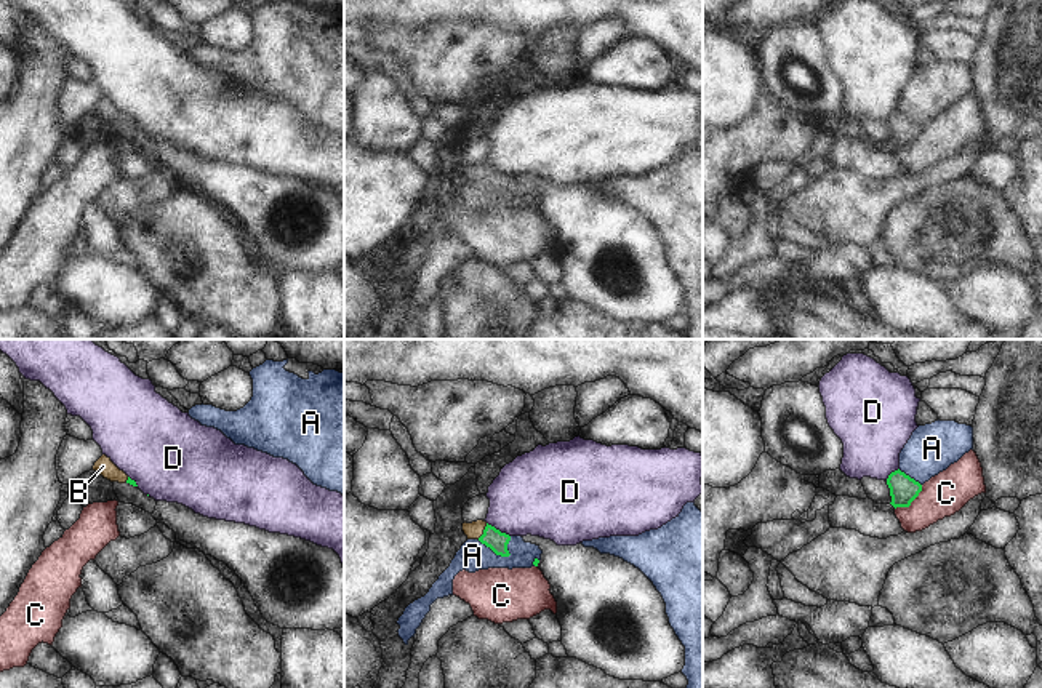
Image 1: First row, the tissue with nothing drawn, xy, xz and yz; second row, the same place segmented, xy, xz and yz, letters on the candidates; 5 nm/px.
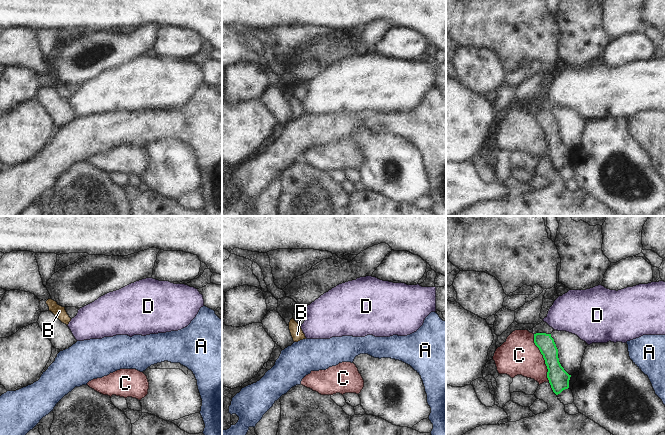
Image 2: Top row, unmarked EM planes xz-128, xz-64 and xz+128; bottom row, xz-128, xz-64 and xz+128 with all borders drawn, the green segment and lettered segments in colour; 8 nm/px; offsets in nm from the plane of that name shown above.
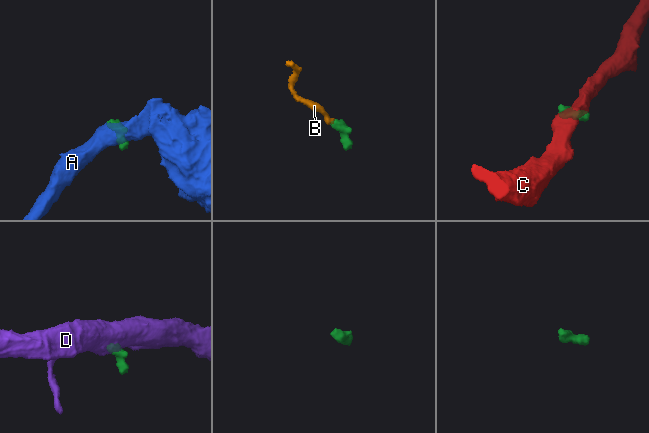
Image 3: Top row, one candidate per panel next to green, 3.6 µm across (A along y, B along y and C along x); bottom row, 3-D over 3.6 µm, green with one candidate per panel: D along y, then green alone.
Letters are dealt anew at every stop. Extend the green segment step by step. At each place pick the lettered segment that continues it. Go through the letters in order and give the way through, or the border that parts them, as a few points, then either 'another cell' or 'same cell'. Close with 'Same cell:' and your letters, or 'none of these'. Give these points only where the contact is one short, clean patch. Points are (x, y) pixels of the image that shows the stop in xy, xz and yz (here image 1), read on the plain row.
A: border along xz (477, 181), (496, 196), (511, 196); another cell
B: runs through xz (495, 181), (484, 173), (474, 172); same cell
C: another cell
D: border along xz (487, 164), (509, 178); another cell
Same cell: B

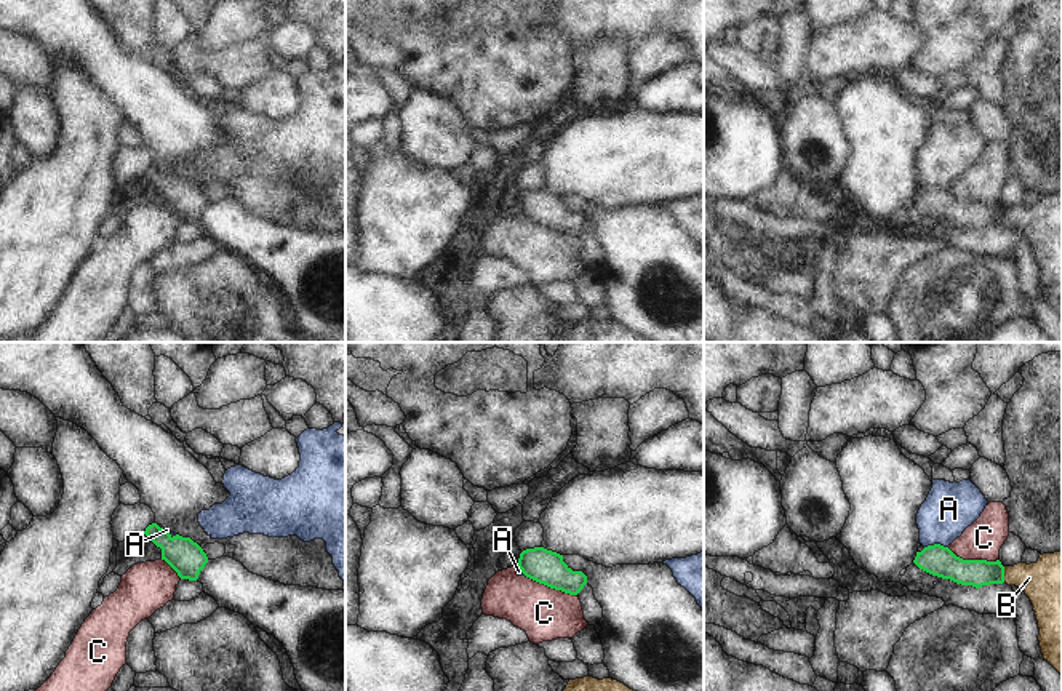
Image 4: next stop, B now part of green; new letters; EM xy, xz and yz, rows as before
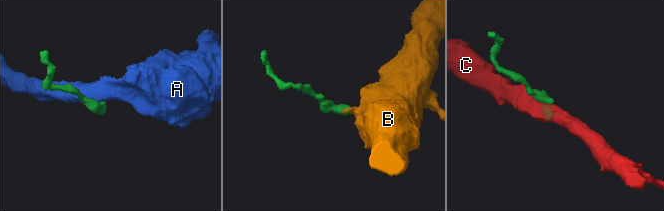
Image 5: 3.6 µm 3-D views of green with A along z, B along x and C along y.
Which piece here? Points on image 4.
A: border along yz (947, 187), (928, 186), (925, 189); another cell
B: border along yz (1003, 208), (1005, 223); another cell
C: another cell
Same cell: none of these

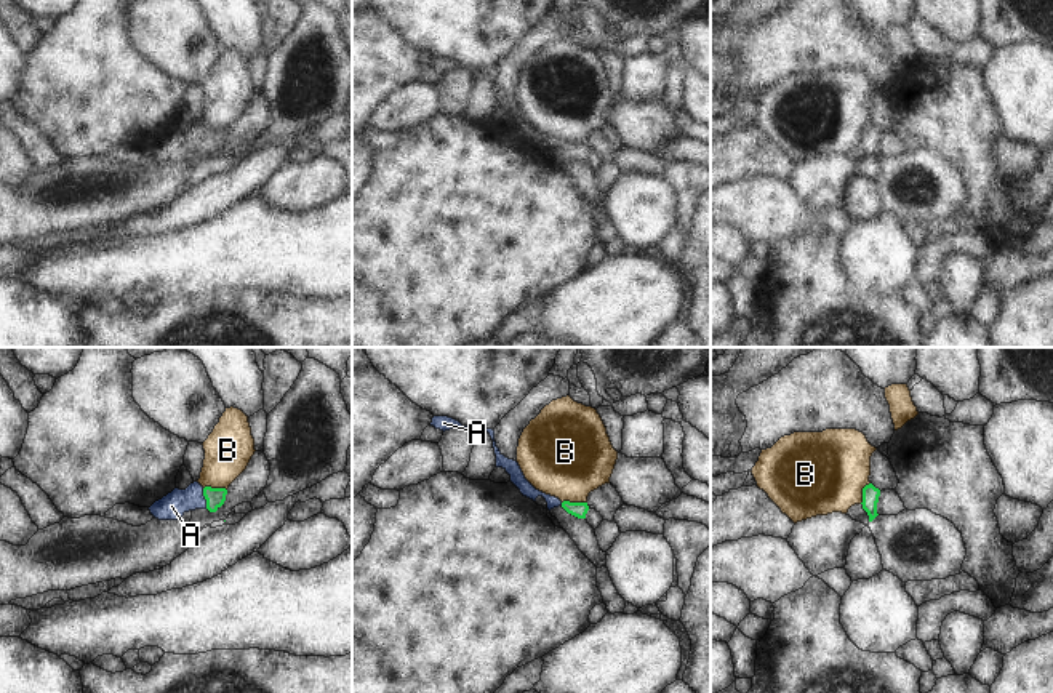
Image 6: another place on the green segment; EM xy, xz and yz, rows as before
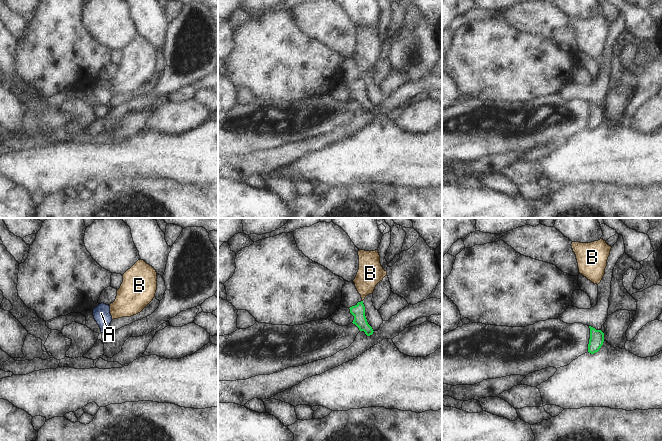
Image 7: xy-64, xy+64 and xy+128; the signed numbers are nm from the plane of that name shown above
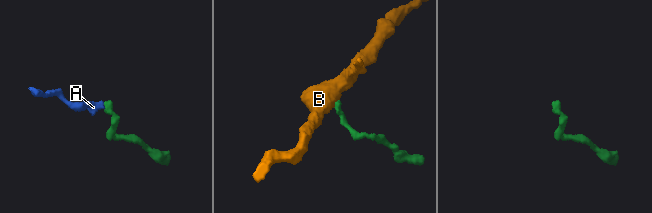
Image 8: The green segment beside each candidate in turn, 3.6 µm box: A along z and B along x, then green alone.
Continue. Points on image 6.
A: runs through xy (215, 140), (205, 140), (183, 141), (172, 148); same cell
B: border along xz (586, 143), (562, 144); another cell
Same cell: A

